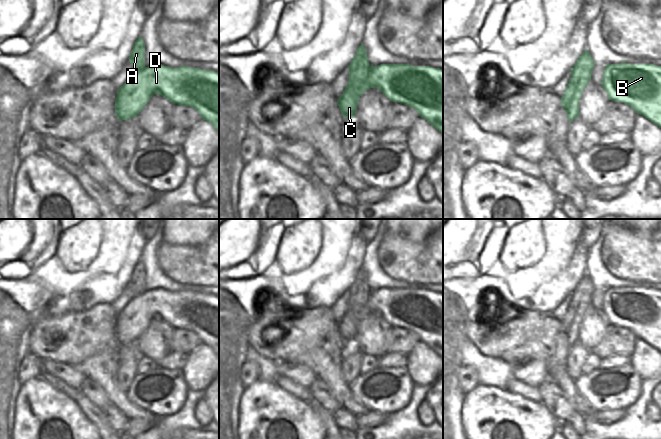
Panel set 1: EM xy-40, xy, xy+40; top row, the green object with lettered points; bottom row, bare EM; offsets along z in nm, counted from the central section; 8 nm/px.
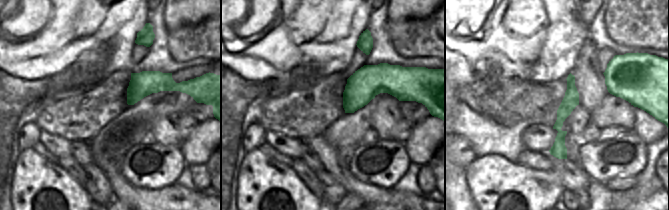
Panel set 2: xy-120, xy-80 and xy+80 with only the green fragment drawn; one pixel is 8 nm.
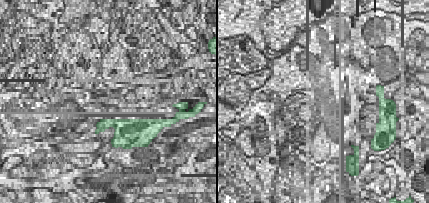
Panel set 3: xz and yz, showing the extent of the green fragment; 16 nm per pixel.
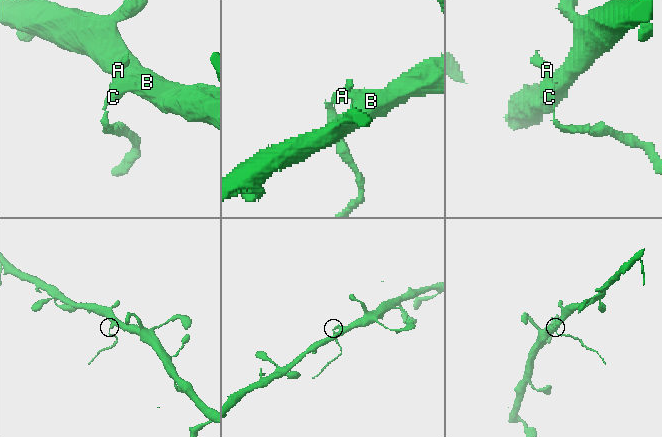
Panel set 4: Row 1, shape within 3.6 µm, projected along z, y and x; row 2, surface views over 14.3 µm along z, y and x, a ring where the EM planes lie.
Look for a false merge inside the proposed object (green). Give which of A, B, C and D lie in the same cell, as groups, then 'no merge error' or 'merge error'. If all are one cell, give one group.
groups A / B C D; merge error

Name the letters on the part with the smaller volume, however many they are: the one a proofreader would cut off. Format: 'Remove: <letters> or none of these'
Remove: A

